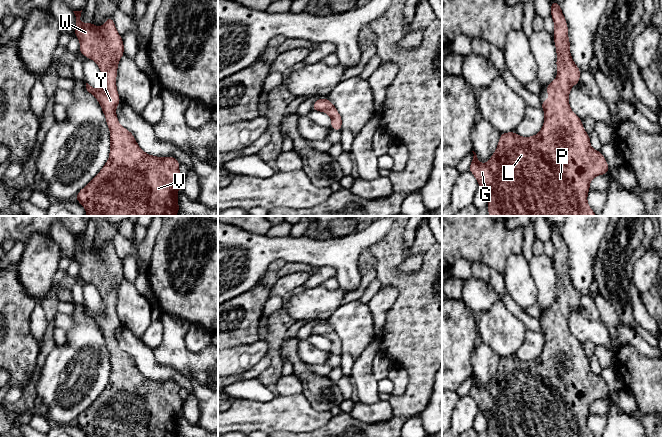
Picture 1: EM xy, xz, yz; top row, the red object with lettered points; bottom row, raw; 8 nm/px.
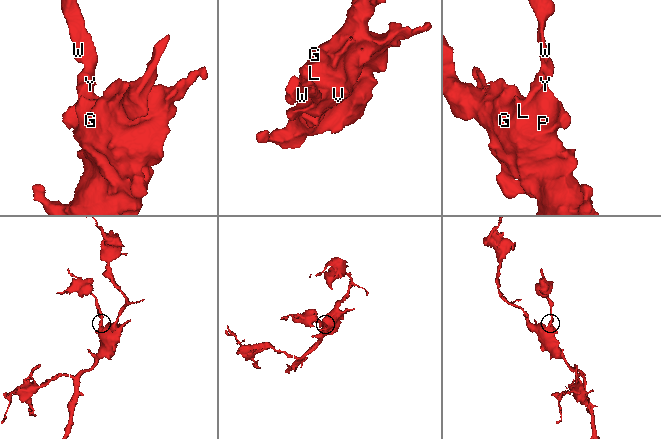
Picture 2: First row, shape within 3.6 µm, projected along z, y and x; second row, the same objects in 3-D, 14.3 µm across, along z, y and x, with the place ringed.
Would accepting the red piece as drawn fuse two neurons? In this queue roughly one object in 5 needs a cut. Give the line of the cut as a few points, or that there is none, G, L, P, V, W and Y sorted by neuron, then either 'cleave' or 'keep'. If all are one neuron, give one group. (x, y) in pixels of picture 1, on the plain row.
cut none; groups G L P V W Y; keep

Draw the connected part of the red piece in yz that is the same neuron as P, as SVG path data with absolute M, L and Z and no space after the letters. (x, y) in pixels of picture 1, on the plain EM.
M553 225L550 230L551 241L554 245L557 302L544 313L544 316L550 317L551 321L542 324L541 332L545 337L545 342L541 355L531 361L521 361L516 356L500 358L497 372L485 388L481 388L476 377L472 375L474 380L469 389L469 395L477 403L479 412L488 419L489 437L594 437L587 426L590 405L596 400L609 396L609 389L601 375L596 375L591 371L590 359L584 354L582 343L570 332L569 317L572 310L579 308L581 295L570 278L568 249L561 235L561 229Z

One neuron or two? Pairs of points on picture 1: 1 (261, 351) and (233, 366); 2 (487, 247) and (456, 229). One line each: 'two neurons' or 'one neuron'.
1: one neuron
2: one neuron

